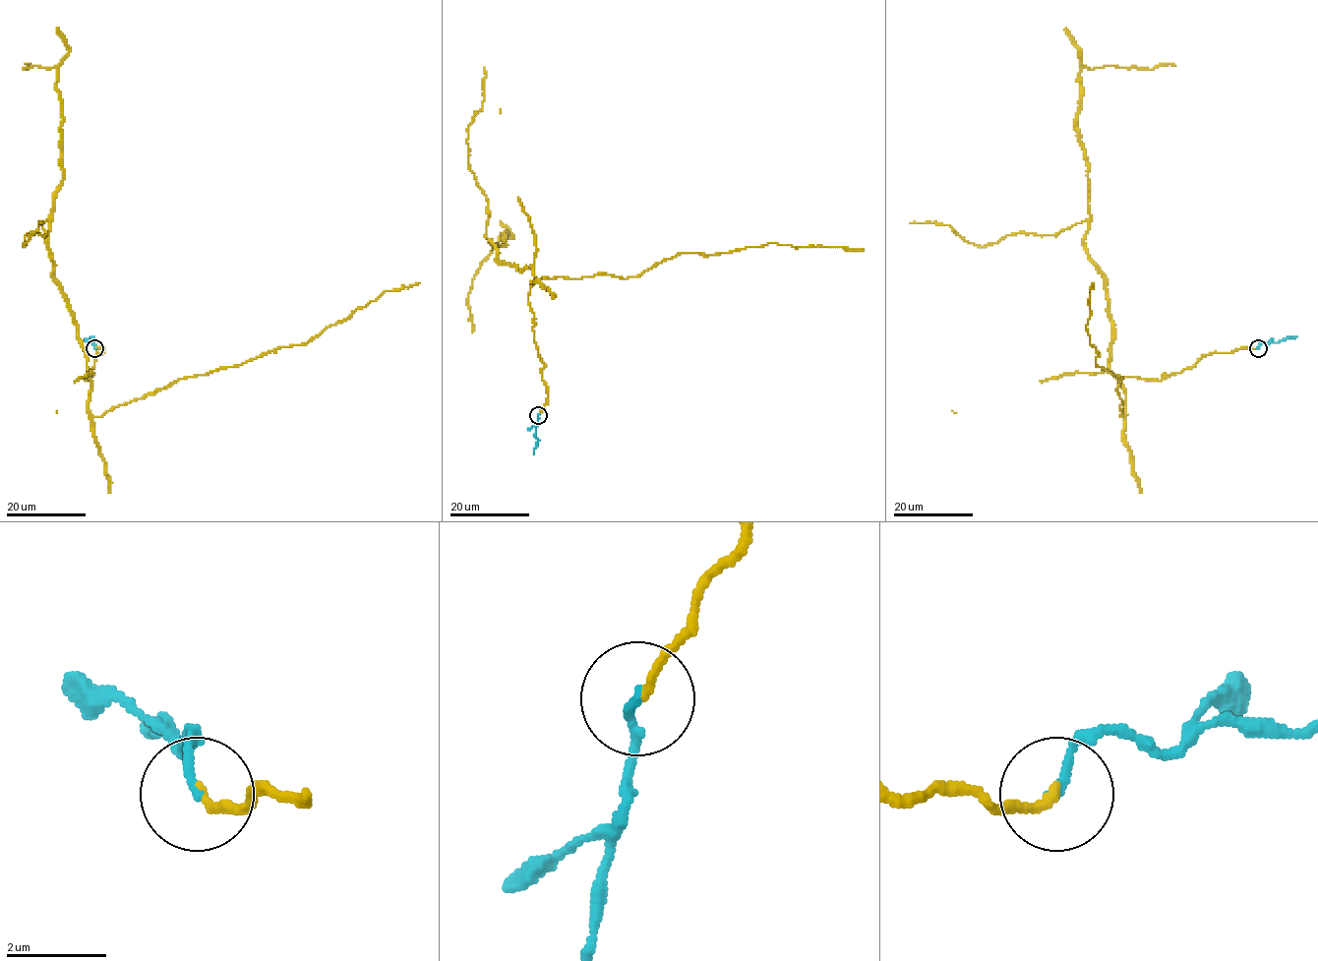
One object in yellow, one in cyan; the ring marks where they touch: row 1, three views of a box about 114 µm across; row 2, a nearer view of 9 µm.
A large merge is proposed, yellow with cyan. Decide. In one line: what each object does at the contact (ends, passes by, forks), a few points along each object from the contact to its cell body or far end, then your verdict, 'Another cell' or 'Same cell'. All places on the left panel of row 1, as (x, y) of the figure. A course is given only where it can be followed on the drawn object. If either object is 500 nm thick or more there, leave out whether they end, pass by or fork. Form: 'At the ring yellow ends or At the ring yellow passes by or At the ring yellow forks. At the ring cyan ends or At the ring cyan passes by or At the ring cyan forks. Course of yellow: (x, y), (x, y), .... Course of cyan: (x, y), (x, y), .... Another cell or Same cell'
At the ring yellow ends. At the ring cyan ends. Course of yellow: (94, 347), (103, 348), (87, 380), (87, 354), (48, 242), (62, 179), (57, 70), (29, 66). Course of cyan: (94, 348), (94, 343), (90, 343), (94, 340), (89, 336). Same cell

